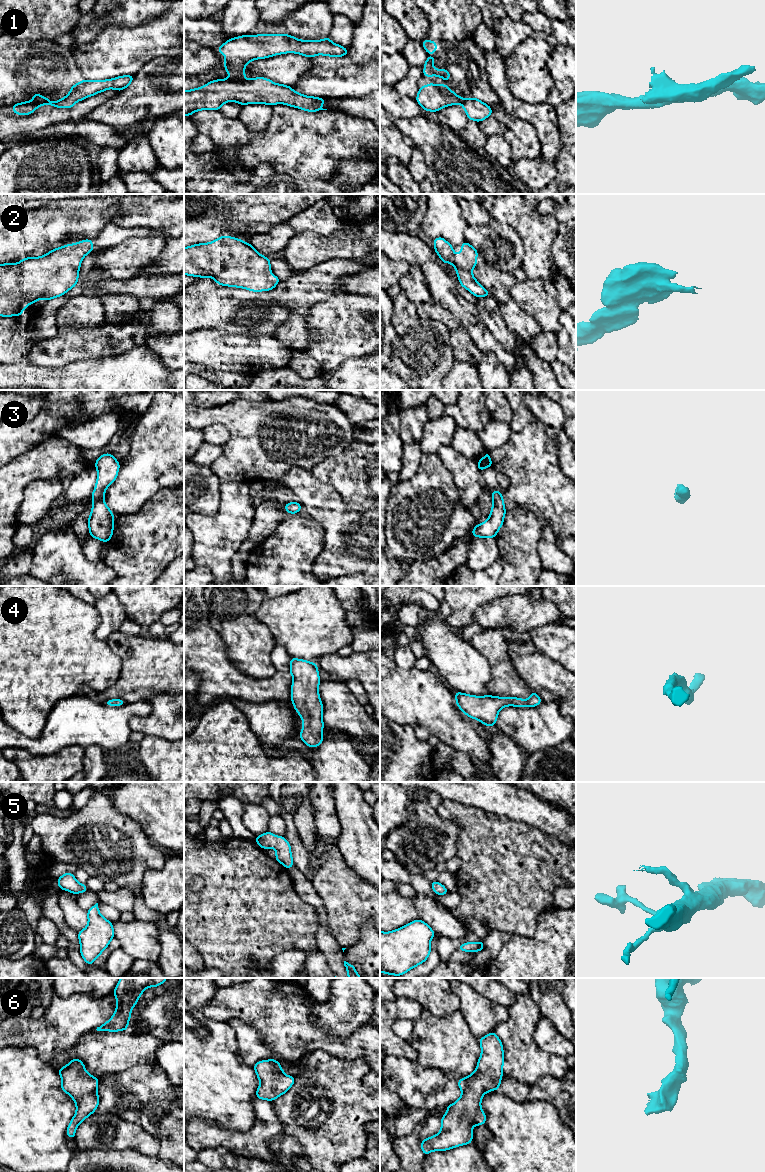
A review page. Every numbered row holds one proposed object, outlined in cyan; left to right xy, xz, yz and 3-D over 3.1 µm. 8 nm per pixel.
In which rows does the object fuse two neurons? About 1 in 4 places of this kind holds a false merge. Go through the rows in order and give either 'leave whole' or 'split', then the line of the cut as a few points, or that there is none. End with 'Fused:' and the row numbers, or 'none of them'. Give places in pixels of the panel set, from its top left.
1: split; cut in xz along (228, 79), (245, 79)
2: leave whole; no cut
3: leave whole; no cut
4: leave whole; no cut
5: leave whole; no cut
6: leave whole; no cut
Fused: 1

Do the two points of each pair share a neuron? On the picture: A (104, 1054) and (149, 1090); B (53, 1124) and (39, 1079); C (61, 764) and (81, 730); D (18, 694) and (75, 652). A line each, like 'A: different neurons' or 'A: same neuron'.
A: different neurons
B: same neuron
C: different neurons
D: same neuron

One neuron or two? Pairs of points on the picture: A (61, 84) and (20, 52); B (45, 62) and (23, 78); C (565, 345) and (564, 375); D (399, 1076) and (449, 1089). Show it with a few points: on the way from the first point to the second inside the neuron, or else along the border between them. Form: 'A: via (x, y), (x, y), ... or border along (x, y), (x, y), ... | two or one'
A: via (50, 74), (41, 65), (29, 63) | one
B: via (40, 65), (36, 65), (28, 73) | one
C: border along (556, 359), (565, 365) | two
D: via (412, 1082), (438, 1083) | one

